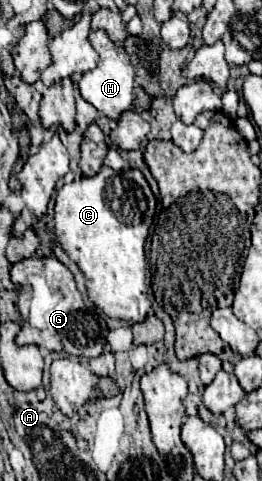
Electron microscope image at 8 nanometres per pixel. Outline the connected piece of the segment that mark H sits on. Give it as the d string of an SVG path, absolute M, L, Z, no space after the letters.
M96 30L90 32L90 44L94 46L94 50L100 54L100 60L96 64L94 70L86 72L78 84L80 94L86 102L90 102L98 112L106 114L110 120L118 120L122 112L126 112L134 100L132 94L132 84L134 84L134 68L130 64L128 54L124 52L124 48L118 48L104 30Z

